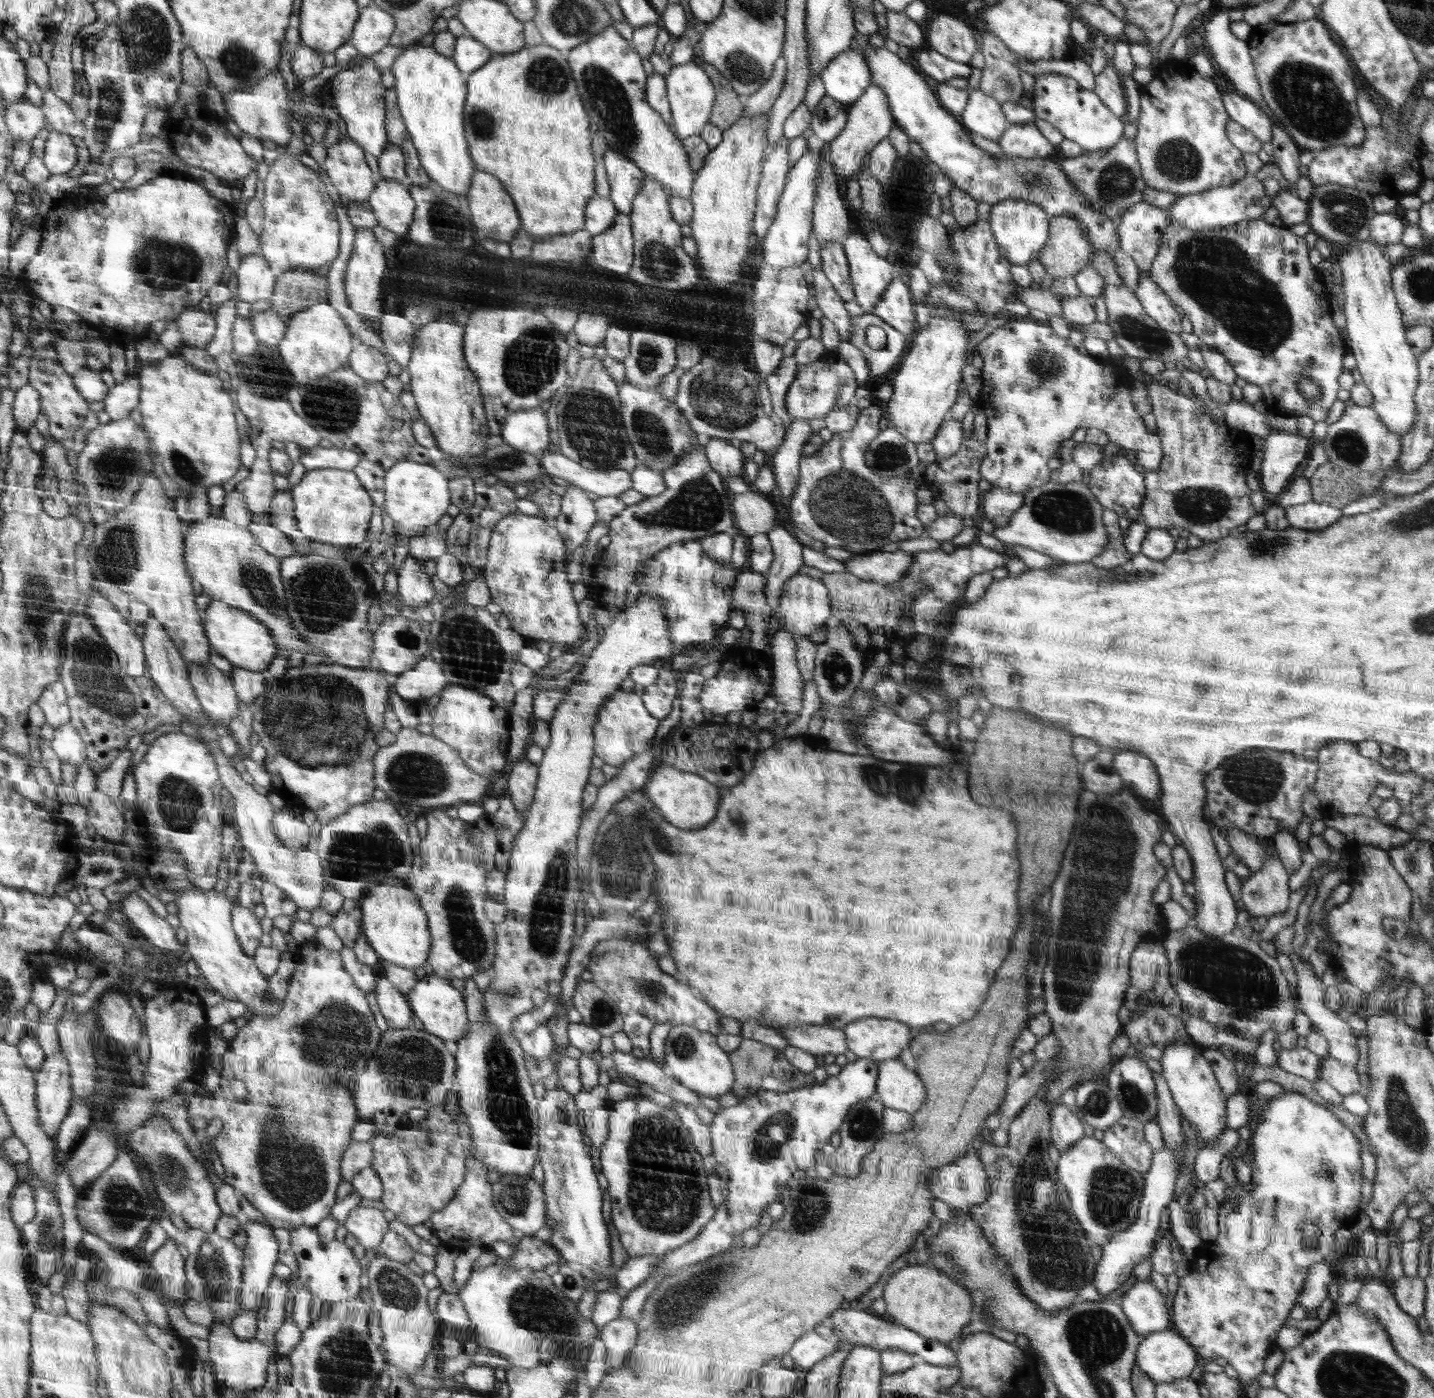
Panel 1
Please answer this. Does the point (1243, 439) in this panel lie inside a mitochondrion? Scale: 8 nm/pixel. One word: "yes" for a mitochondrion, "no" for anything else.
no

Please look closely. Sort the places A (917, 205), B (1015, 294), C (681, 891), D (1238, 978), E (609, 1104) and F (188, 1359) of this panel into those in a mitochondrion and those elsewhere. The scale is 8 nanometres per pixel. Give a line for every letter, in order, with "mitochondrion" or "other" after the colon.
A: mitochondrion
B: other
C: other
D: mitochondrion
E: other
F: other

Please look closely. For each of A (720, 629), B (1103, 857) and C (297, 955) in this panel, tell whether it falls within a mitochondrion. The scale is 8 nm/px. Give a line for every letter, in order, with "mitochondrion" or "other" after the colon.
A: other
B: mitochondrion
C: other

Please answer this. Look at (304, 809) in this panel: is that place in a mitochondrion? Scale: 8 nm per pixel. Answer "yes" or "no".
no

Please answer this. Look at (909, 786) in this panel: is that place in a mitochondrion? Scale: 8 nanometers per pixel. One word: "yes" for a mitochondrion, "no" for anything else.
yes

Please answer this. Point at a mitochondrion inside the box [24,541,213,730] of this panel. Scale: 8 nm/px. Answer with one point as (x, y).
(93, 675)

